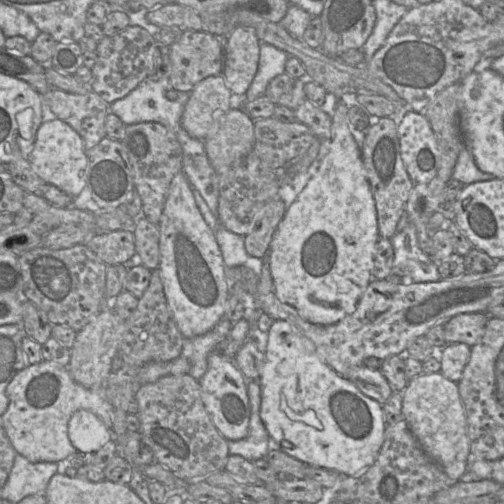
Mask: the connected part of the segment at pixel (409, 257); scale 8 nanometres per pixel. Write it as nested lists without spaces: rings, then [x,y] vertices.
[[[396,240],[393,273],[402,277],[402,283],[436,282],[441,280],[437,263],[419,246],[406,245],[408,241]]]

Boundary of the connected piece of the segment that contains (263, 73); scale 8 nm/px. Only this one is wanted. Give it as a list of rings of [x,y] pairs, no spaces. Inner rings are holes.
[[[260,42],[257,72],[244,97],[254,100],[265,95],[269,82],[276,76],[285,73],[285,64],[289,55],[270,44]]]

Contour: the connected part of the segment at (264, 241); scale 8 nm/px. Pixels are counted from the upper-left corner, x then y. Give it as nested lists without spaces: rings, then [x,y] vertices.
[[[281,198],[269,200],[257,213],[253,230],[244,236],[248,255],[263,258],[269,251],[276,228],[283,218],[286,207]]]

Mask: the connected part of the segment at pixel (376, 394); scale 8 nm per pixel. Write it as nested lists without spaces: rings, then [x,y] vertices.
[[[364,365],[354,366],[345,372],[344,378],[350,380],[364,395],[381,405],[392,394],[392,389],[380,370],[373,370]]]

